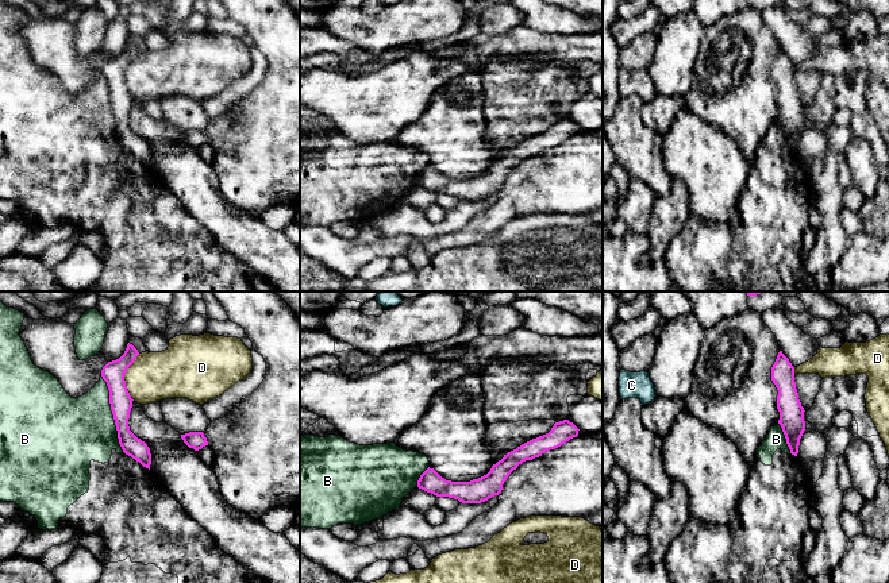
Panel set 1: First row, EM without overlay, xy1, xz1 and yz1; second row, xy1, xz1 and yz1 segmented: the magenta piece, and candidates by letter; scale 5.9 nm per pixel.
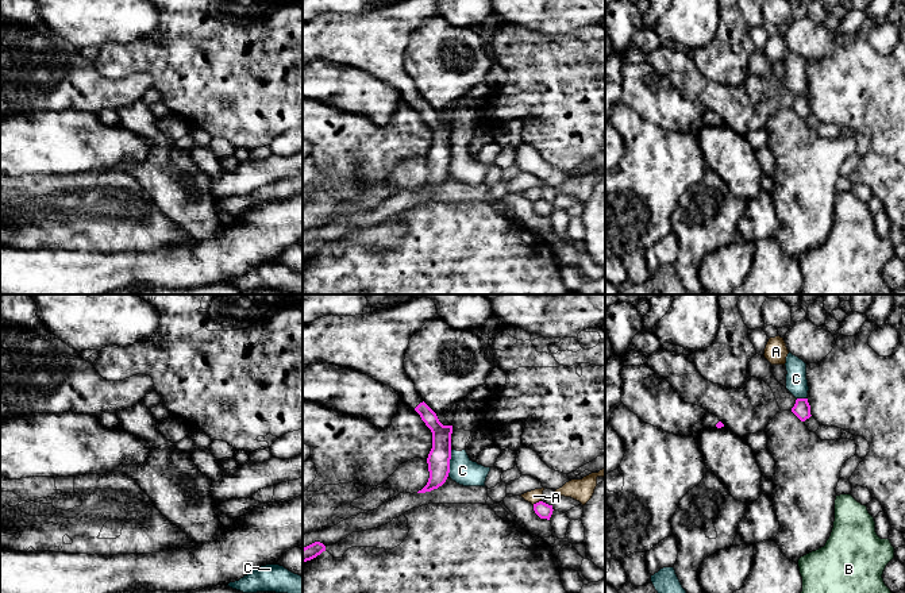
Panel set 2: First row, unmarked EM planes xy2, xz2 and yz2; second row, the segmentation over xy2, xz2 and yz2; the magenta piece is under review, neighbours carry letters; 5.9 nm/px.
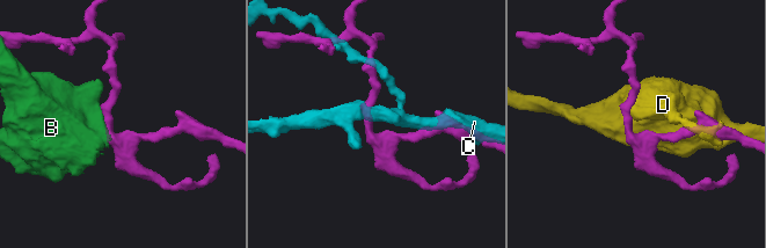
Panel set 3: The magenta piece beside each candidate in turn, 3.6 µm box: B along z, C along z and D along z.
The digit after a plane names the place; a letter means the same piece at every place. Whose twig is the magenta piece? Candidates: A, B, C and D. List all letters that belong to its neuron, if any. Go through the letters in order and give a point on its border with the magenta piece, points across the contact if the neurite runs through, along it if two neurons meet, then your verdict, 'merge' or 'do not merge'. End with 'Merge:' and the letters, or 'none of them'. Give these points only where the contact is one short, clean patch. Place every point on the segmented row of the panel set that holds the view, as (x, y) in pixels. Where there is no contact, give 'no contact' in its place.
A: contact xz2 (536, 503); border xz2 (540, 500), (532, 504); do not merge
B: contact xy1 (112, 413); border xy1 (102, 375), (108, 390), (108, 402), (118, 443), (123, 451); do not merge
C: contact xz2 (449, 462); border xz2 (451, 450), (450, 472), (447, 474); do not merge
D: contact xy1 (123, 377); border xy1 (139, 354), (124, 374), (124, 385), (133, 400); do not merge
Merge: none of them

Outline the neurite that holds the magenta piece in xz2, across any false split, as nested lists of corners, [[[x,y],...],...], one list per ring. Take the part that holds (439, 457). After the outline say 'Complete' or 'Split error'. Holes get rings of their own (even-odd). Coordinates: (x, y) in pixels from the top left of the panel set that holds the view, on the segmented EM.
[[[411,299],[389,309],[355,316],[323,316],[303,324],[303,365],[330,363],[371,377],[393,388],[403,401],[413,408],[432,432],[432,448],[427,463],[430,478],[417,493],[431,492],[442,486],[450,473],[452,426],[443,426],[436,413],[420,398],[413,381],[404,369],[404,359],[411,338],[430,320],[439,317],[434,300]]]. Split error

